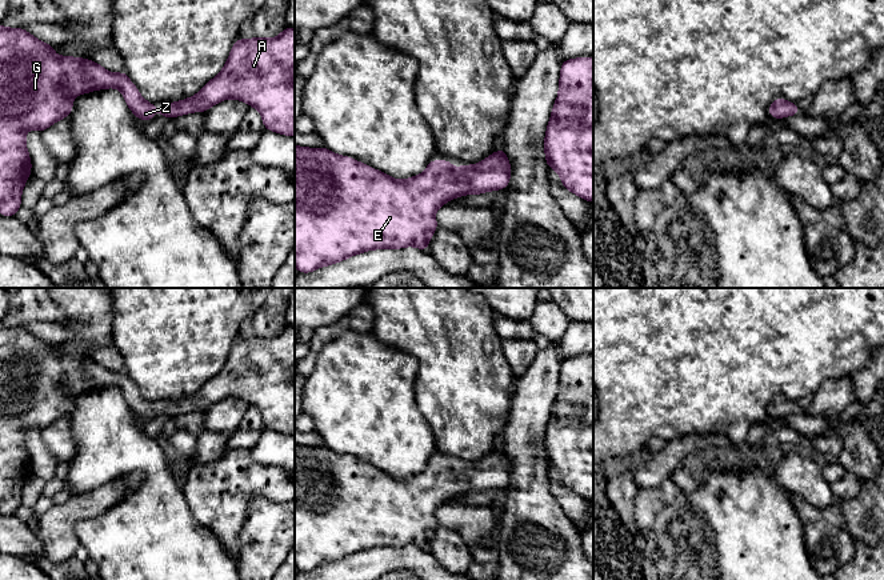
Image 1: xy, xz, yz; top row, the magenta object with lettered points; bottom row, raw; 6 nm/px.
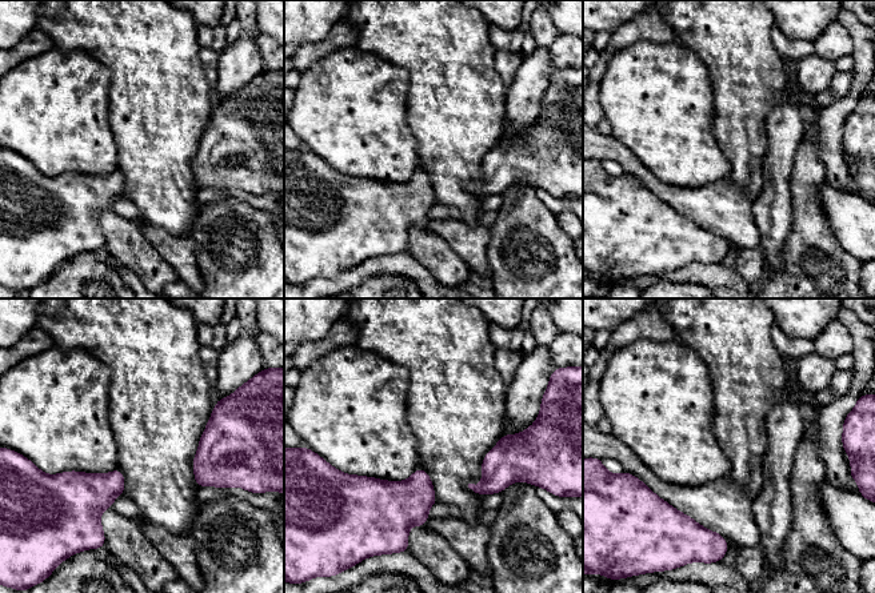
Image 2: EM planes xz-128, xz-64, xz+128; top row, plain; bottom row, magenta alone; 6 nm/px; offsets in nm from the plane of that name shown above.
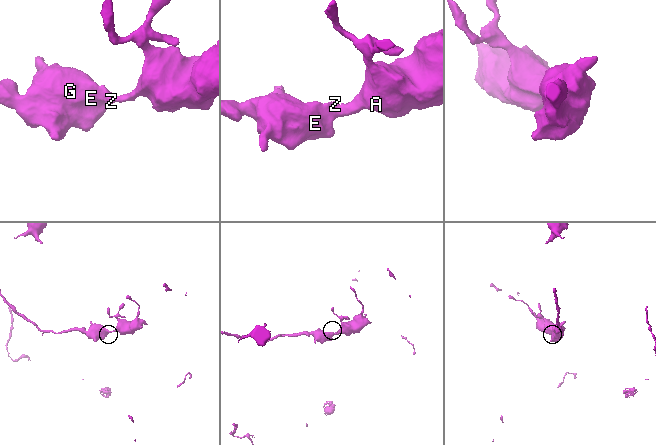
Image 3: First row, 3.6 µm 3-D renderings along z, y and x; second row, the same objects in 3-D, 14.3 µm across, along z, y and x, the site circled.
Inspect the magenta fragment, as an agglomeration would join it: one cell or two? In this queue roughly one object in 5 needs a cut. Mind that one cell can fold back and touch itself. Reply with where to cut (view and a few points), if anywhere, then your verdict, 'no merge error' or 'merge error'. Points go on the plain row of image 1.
no cut | no merge error

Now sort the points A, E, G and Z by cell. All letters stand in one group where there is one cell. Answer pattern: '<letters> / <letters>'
A E G Z

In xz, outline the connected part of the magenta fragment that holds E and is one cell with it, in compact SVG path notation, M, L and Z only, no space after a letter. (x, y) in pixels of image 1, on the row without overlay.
M295 444L295 565L305 573L367 549L412 544L428 551L429 539L439 527L435 511L443 503L469 492L507 488L511 471L504 445L475 464L461 463L456 471L449 459L432 457L423 472L397 479L352 456L336 453L325 445Z

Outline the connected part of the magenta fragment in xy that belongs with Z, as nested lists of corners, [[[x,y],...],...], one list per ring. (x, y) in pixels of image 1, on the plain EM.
[[[0,323],[0,513],[13,516],[21,507],[21,491],[32,473],[25,429],[41,432],[71,413],[73,395],[97,388],[119,387],[131,411],[141,420],[155,417],[155,403],[141,396],[137,385],[121,369],[111,372],[91,357],[57,355],[55,344],[33,336],[24,327]]]

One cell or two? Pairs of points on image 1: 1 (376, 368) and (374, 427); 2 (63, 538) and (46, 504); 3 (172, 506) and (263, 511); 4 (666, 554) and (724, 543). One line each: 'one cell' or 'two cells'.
1: one cell
2: two cells
3: two cells
4: one cell

